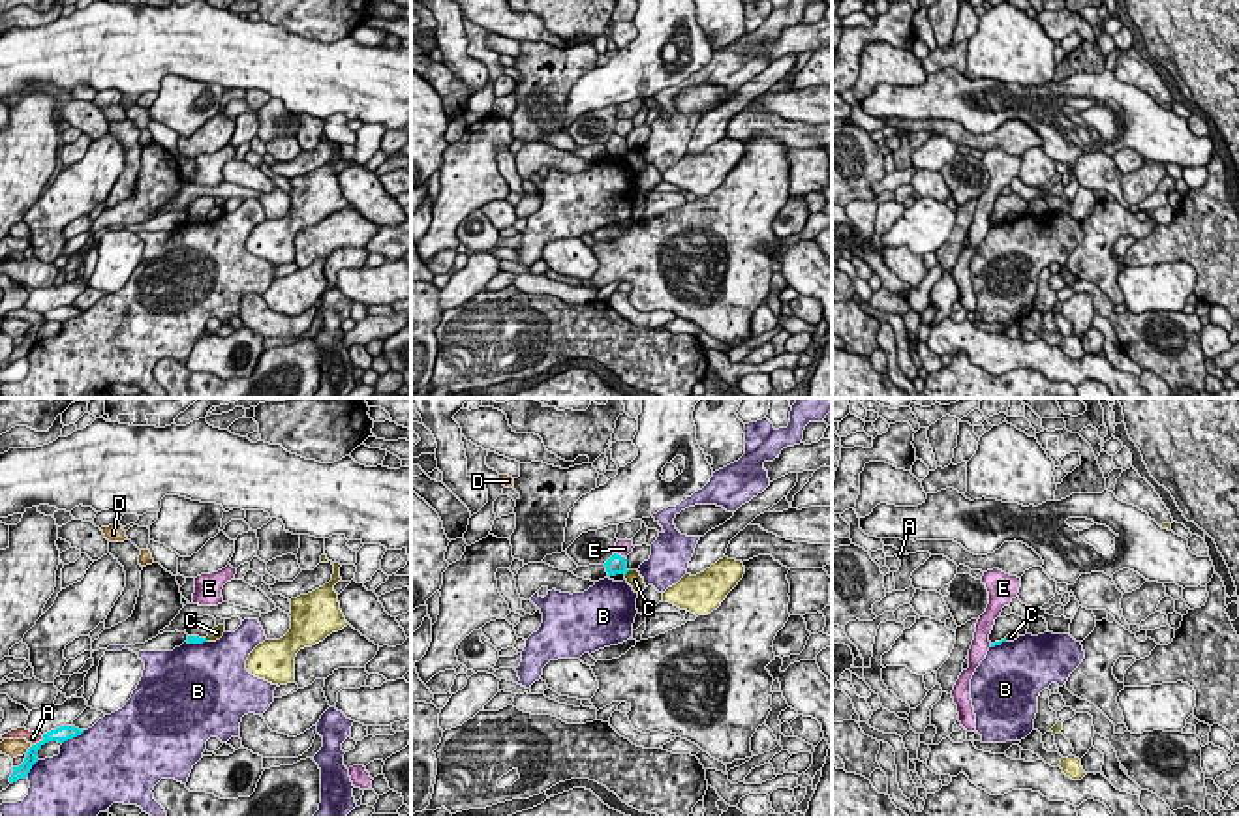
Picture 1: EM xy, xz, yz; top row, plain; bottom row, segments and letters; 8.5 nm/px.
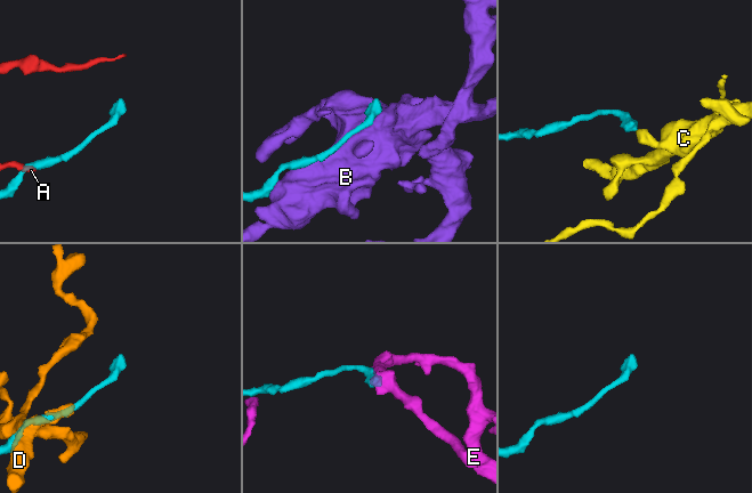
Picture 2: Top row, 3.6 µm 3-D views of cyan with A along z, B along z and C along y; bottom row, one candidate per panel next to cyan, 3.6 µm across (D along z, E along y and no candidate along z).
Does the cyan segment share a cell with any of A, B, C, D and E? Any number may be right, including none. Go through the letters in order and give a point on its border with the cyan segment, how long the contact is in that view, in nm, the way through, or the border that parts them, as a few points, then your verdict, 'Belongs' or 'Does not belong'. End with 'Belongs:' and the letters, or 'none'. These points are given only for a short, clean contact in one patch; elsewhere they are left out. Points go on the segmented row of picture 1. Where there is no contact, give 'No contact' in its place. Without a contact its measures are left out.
A: Touches cyan at xy (40, 742). Shared border 140 nm. Does not belong
B: Touches cyan at xy (74, 736). Shared border 240 nm. Does not belong
C: No contact. Does not belong
D: Touches cyan at xy (29, 749). Shared border 110 nm. Boundary: xy (32, 745), (25, 753). Does not belong
E: Touches cyan at xz (620, 556). Shared border 110 nm. Boundary: xz (614, 552), (624, 558). Does not belong
Belongs: none

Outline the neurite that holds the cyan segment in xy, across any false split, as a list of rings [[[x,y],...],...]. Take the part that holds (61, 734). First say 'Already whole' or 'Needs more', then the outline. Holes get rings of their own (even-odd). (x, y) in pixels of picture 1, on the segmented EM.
Already whole. [[[60,726],[56,730],[51,730],[51,732],[43,734],[43,739],[28,749],[24,762],[19,767],[13,767],[13,773],[9,777],[9,782],[13,784],[19,779],[28,777],[32,765],[38,762],[38,758],[36,758],[38,756],[38,750],[45,743],[49,743],[49,741],[64,743],[68,739],[73,739],[73,737],[81,735],[83,732],[84,730],[79,730],[75,726]]]

